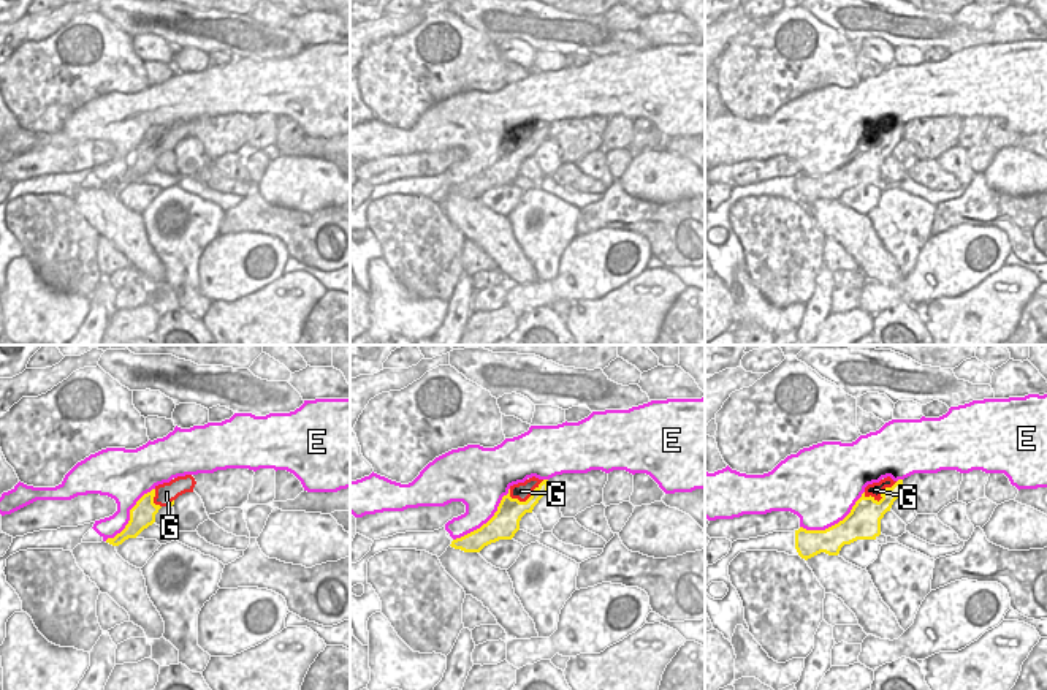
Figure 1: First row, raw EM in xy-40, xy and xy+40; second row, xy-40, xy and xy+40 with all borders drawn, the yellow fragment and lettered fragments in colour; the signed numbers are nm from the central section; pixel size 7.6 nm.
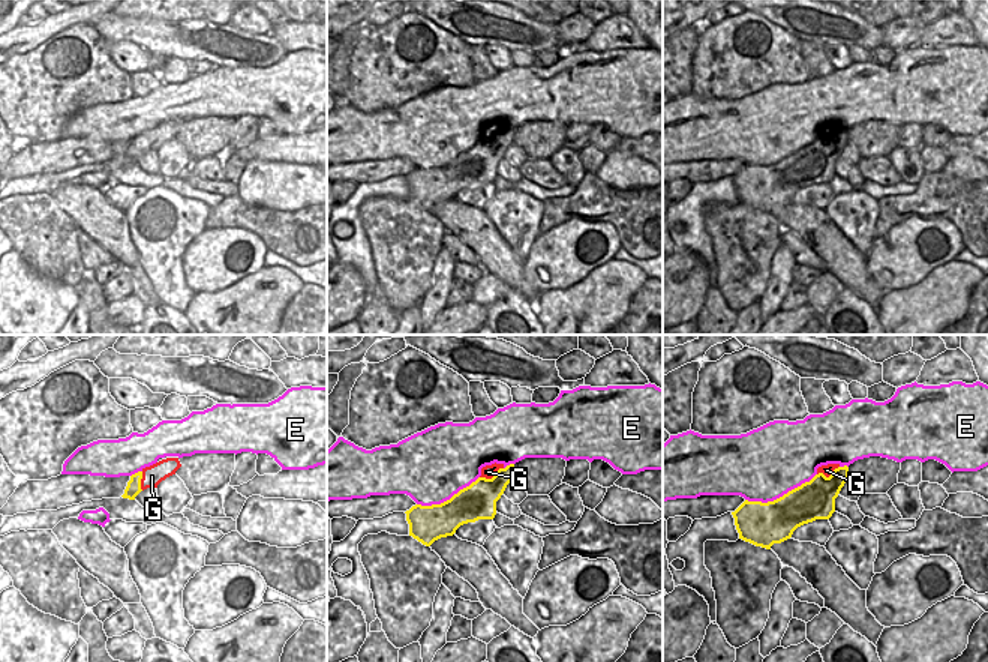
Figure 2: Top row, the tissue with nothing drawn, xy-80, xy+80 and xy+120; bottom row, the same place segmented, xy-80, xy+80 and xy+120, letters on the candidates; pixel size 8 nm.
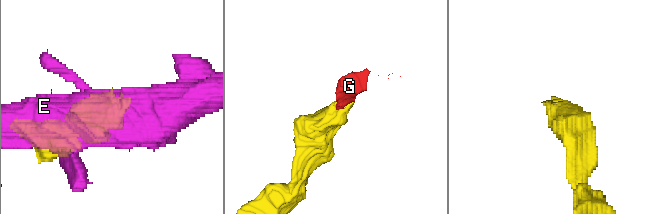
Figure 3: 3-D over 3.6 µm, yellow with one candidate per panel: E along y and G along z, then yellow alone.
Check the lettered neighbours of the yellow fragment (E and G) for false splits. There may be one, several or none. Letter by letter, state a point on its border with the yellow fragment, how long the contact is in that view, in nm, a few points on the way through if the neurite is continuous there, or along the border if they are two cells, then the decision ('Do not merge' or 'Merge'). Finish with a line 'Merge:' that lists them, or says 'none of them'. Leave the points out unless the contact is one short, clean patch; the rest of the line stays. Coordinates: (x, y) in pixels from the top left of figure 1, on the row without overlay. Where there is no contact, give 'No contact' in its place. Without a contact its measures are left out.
E: Touches yellow at xy+40 (835, 170). Shared border 550 nm. Do not merge
G: Touches yellow at xy (528, 144). Shared border 300 nm. Merge
Merge: G

